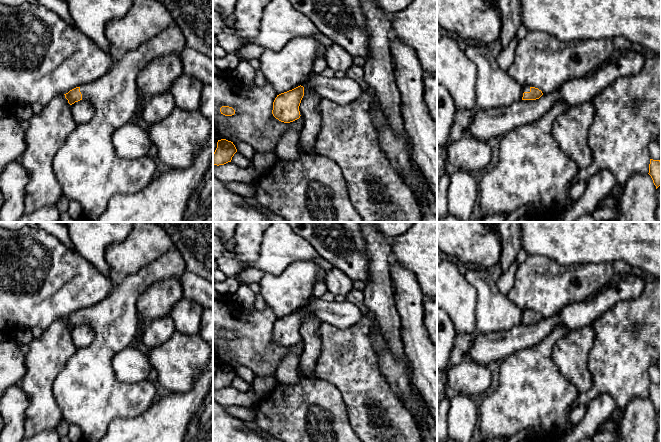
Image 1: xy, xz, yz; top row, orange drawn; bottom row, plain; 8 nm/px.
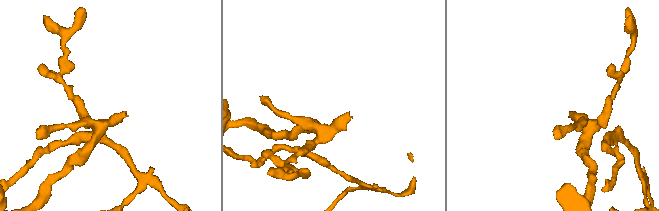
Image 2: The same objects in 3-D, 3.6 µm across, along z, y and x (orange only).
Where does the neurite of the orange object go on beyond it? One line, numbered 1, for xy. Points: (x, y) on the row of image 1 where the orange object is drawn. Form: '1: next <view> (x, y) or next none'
1: next xy (86, 166)

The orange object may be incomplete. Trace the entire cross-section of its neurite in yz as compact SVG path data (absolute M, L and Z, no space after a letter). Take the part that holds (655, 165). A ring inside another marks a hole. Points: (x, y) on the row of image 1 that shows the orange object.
M650 159L648 174L651 176L653 183L657 189L661 185L661 161L660 160Z

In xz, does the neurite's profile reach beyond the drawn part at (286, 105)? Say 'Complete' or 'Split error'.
Split error

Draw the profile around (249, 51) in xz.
M247 43L243 45L239 50L238 53L240 55L240 58L242 60L251 60L251 59L259 59L261 54L265 51L266 49L262 46L252 44L252 43Z

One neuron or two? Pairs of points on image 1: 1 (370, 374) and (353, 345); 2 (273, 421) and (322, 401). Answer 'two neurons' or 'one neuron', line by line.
1: one neuron
2: one neuron

